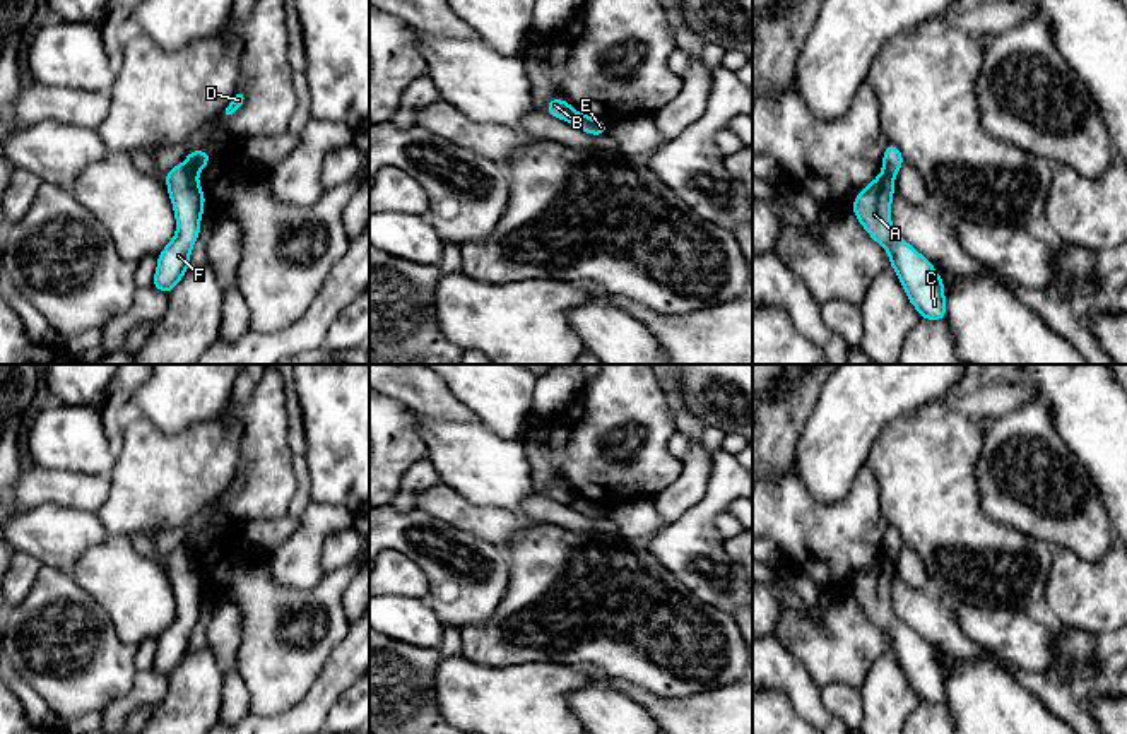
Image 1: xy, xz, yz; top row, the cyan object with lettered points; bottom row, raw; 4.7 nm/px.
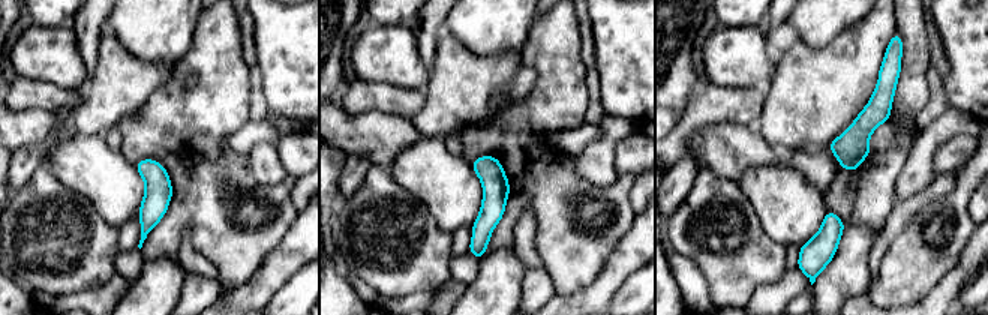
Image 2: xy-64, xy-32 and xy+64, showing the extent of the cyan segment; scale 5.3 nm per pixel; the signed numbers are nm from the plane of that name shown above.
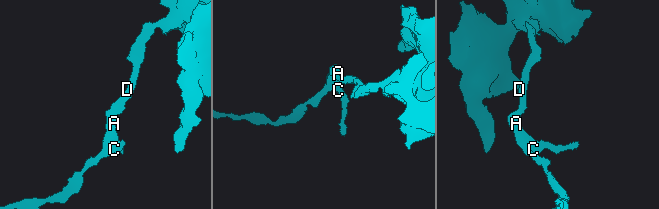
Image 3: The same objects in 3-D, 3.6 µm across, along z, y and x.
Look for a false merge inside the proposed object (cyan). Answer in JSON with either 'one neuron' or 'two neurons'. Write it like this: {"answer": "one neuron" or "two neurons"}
{"answer": "two neurons"}

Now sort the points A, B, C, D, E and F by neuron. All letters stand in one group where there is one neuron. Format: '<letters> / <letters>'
A B C F / D E

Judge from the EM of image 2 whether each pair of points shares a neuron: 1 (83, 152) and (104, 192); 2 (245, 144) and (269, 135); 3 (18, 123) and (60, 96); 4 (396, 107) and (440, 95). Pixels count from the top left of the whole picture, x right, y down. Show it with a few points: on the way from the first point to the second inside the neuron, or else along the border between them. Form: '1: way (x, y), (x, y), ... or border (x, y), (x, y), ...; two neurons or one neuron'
1: way (86, 162), (104, 182); one neuron
2: way (251, 138), (263, 135); one neuron
3: border (15, 110), (45, 108), (51, 113); two neurons
4: border (425, 89), (425, 104), (411, 119); two neurons

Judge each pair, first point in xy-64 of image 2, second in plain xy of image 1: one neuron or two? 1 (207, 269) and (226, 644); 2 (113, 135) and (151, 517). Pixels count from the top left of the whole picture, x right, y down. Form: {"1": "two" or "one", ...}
{"1": "one", "2": "two"}

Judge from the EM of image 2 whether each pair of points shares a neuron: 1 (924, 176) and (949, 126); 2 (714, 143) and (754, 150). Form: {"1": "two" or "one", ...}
{"1": "one", "2": "one"}

